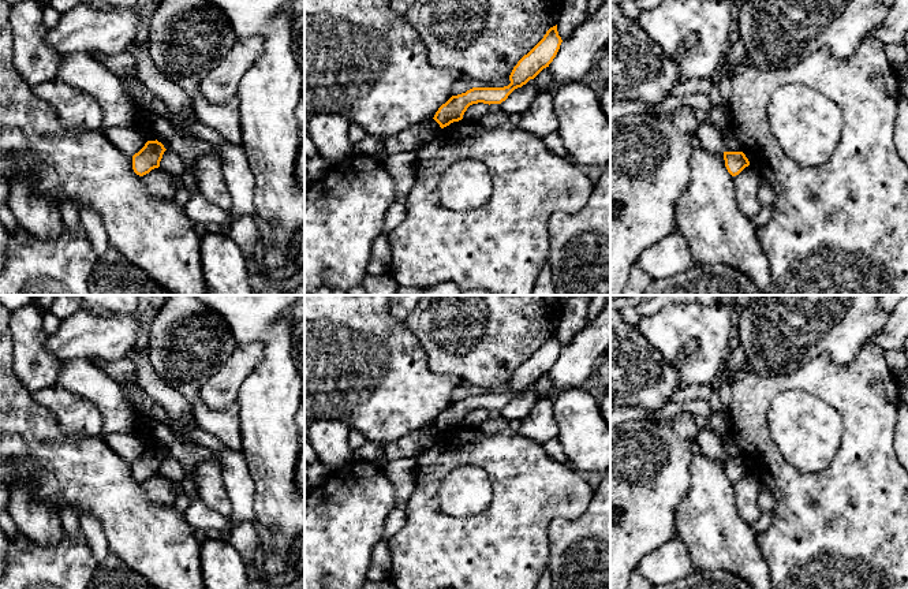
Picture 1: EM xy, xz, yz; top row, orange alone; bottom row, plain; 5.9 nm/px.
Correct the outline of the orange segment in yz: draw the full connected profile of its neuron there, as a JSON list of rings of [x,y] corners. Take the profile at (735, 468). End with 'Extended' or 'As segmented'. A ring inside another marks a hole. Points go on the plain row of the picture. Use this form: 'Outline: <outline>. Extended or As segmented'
Outline: [[[724,458],[725,473],[732,482],[739,481],[750,471],[748,465],[743,458]]]. As segmented

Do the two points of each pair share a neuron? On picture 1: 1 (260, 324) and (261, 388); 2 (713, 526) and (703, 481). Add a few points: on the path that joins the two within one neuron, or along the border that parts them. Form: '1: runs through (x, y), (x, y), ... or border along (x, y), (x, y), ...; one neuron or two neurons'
1: runs through (272, 340), (272, 372); one neuron
2: runs through (710, 515), (710, 492); one neuron

